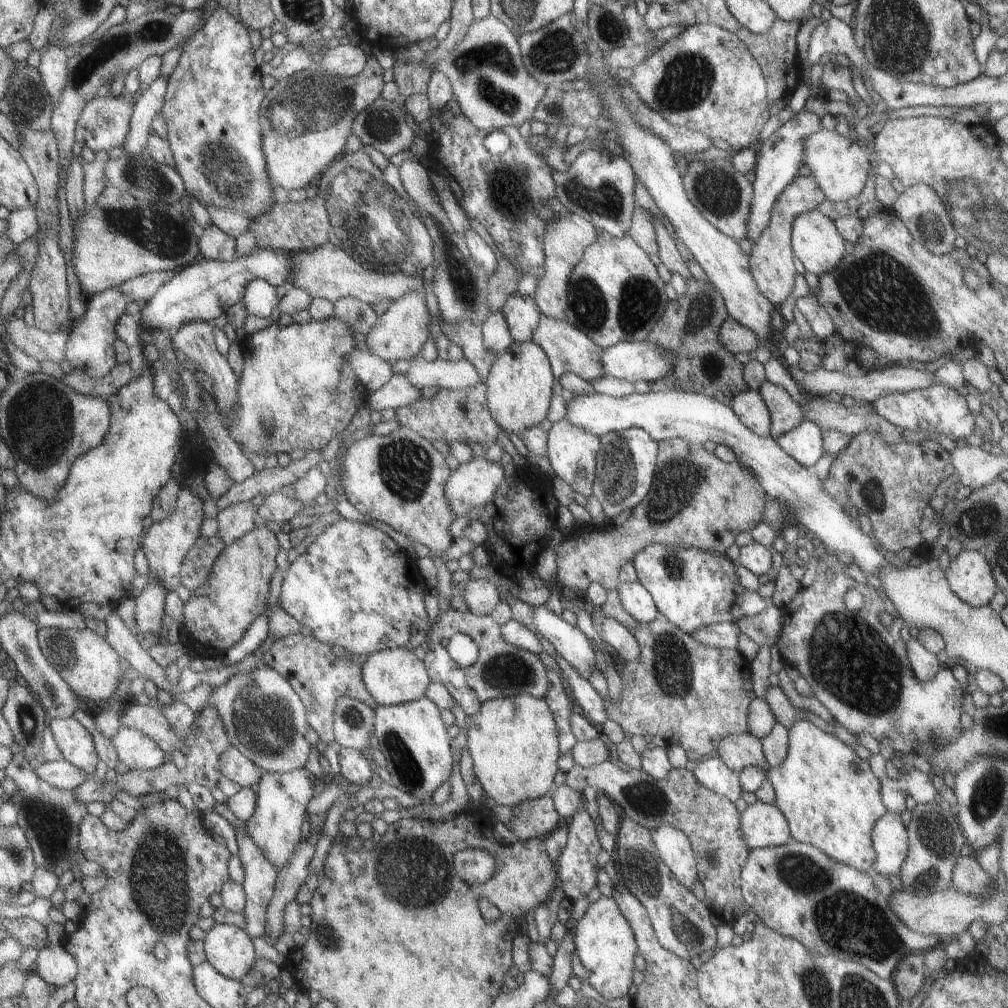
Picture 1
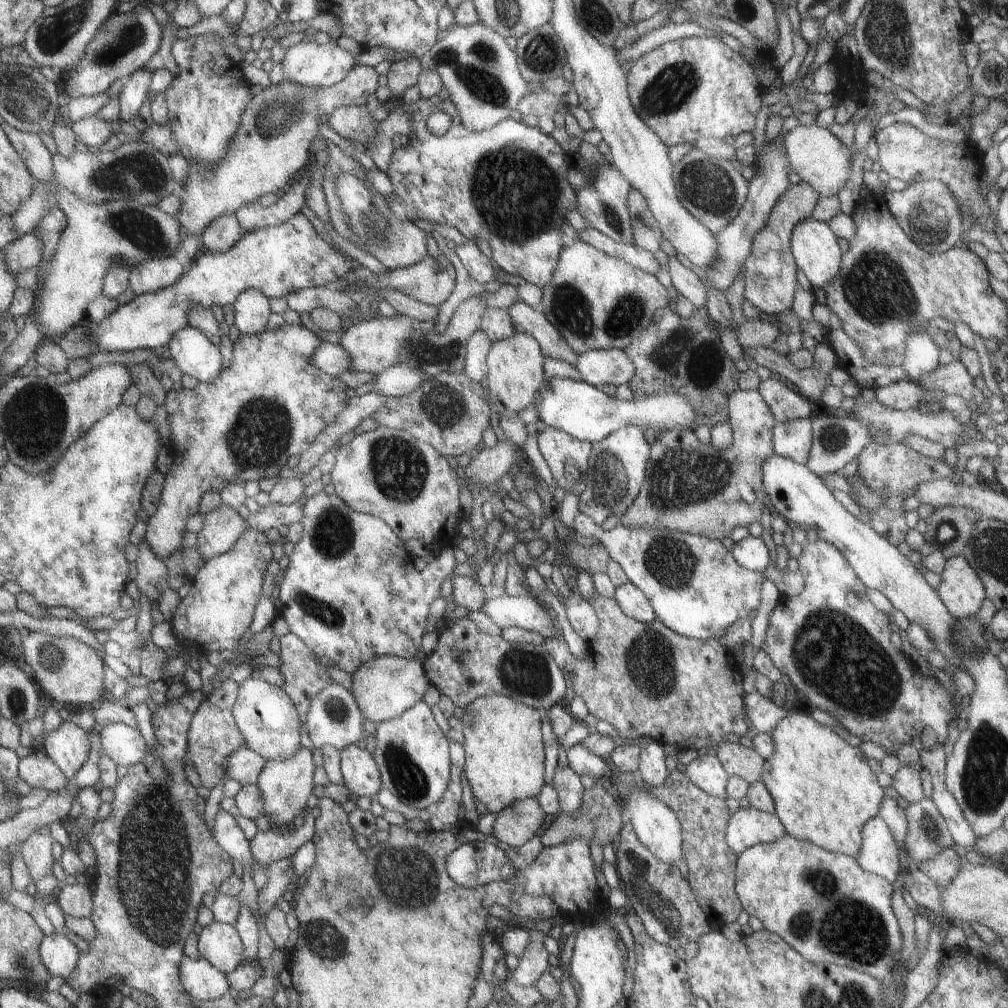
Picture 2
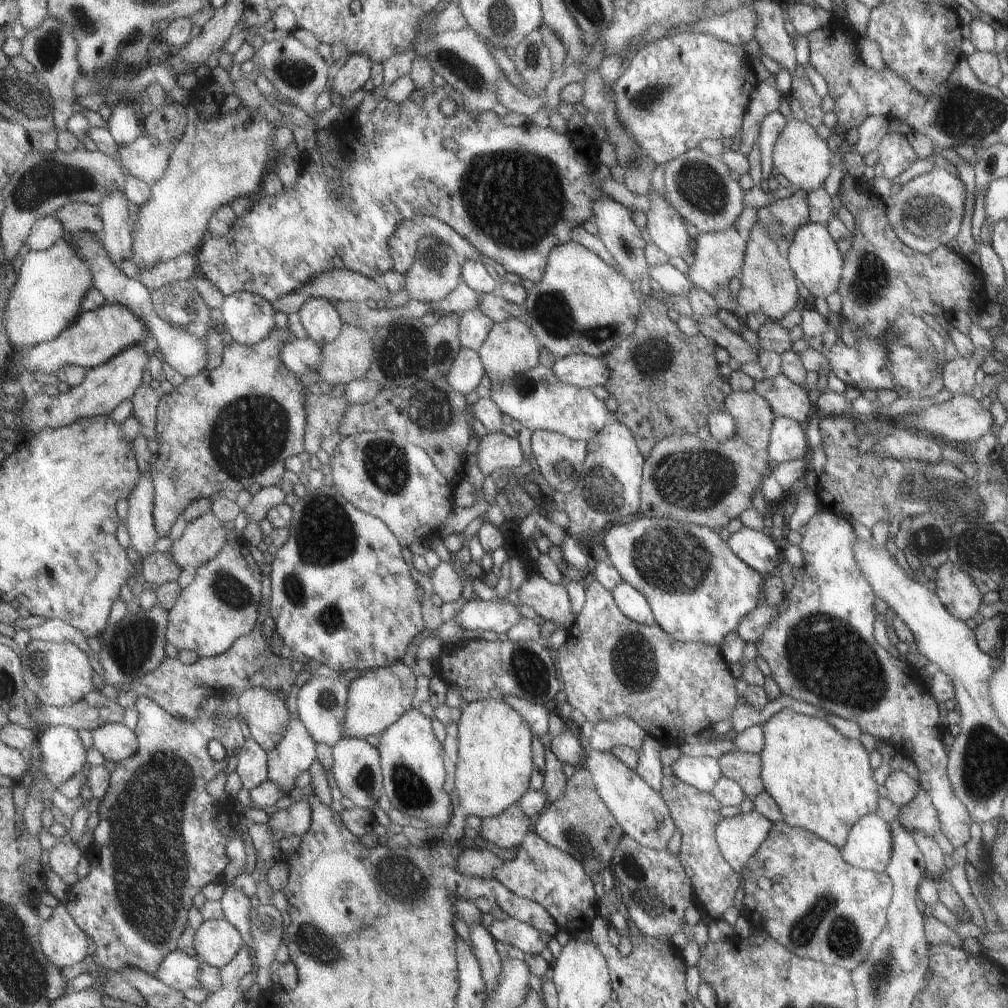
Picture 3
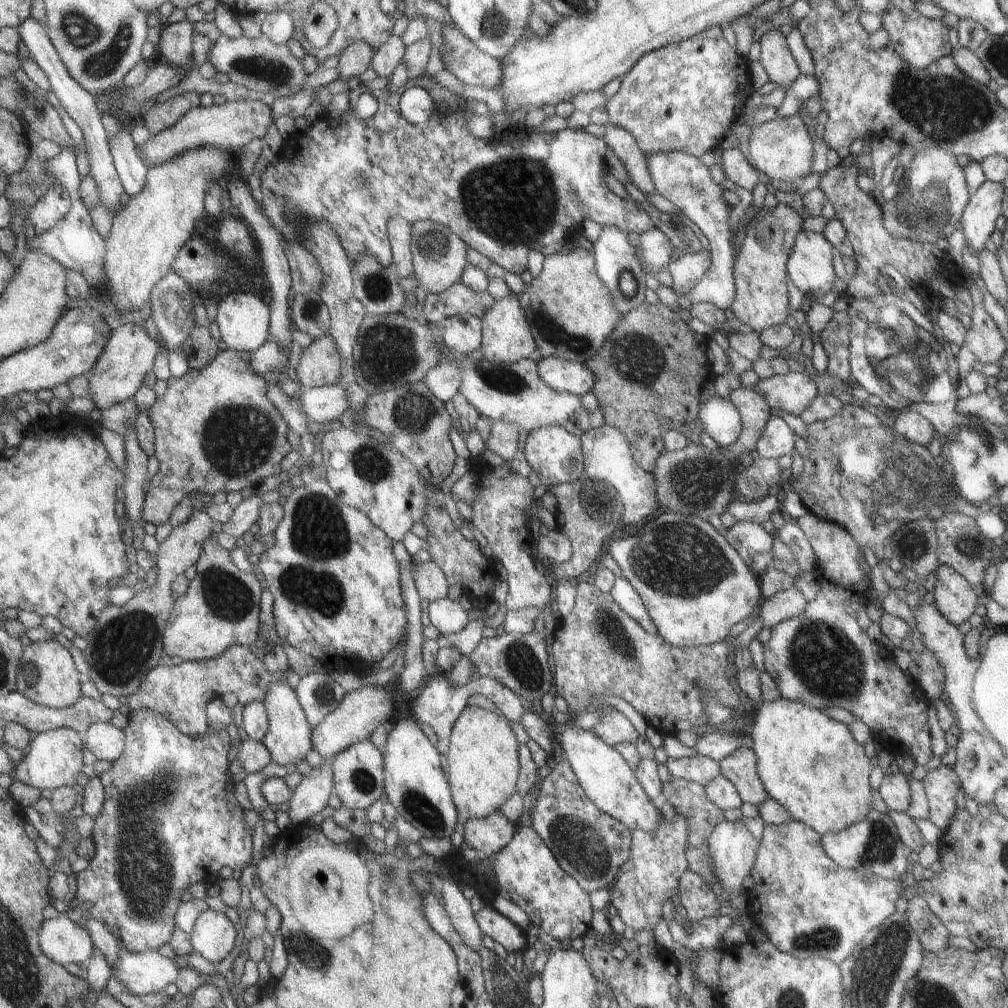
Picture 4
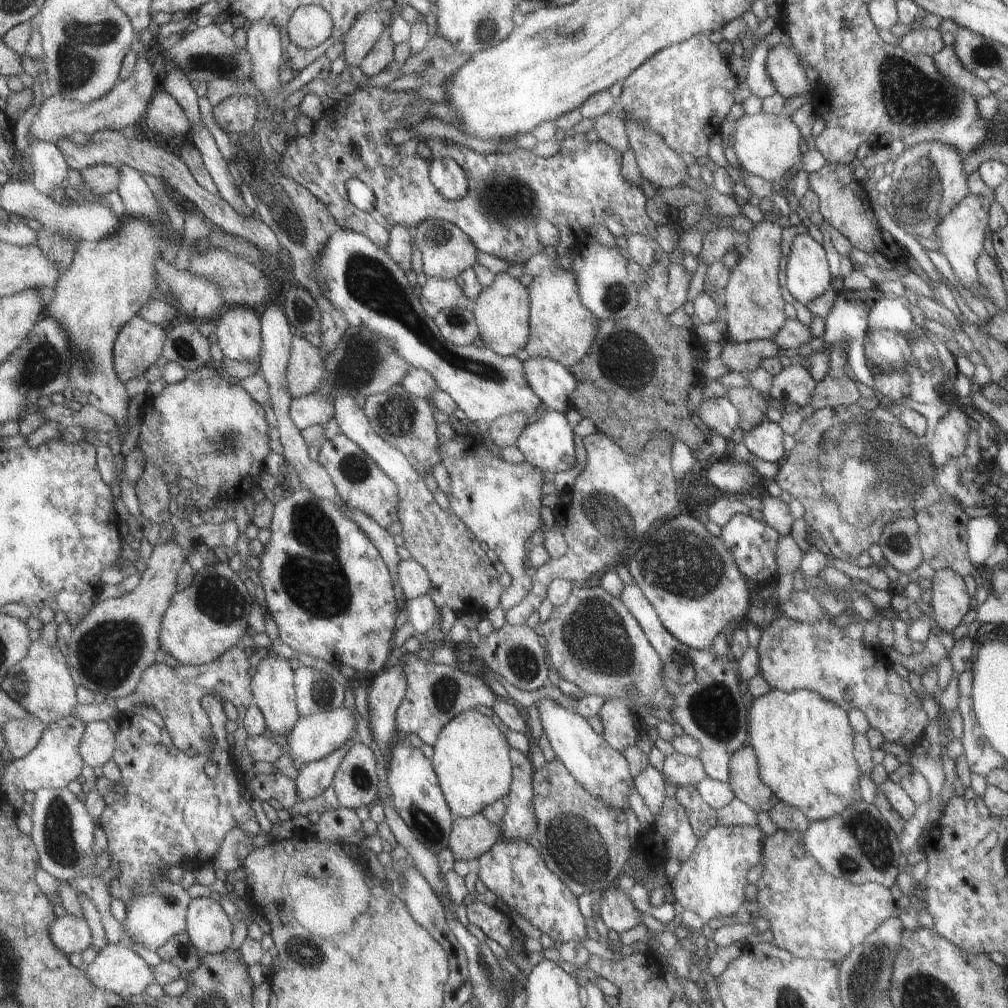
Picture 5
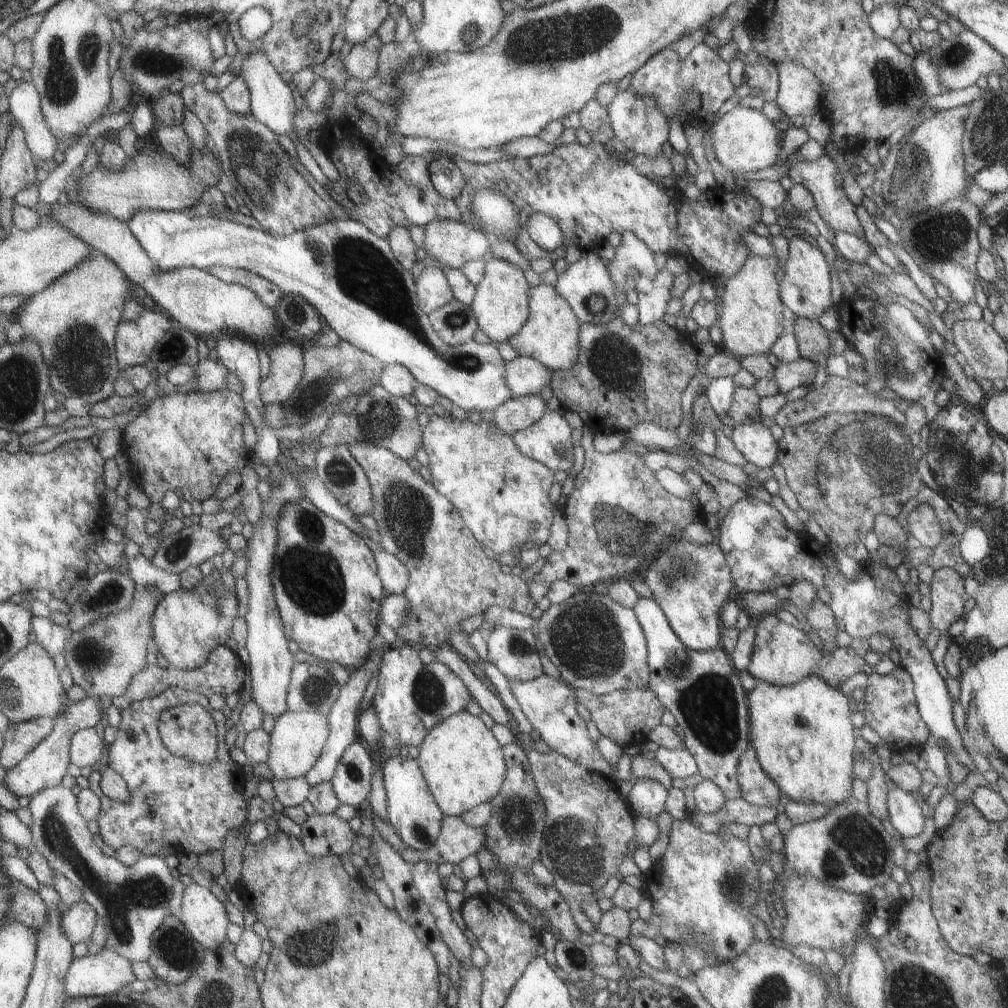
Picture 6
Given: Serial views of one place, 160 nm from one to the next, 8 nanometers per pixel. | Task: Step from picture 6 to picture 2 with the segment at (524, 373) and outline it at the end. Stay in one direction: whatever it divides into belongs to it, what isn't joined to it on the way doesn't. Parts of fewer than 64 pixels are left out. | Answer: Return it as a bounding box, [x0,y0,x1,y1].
[571,349,634,387]

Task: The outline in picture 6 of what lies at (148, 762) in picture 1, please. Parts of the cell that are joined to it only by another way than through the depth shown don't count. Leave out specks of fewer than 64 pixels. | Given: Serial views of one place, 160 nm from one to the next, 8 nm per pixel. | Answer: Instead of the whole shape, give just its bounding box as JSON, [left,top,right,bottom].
[70,727,105,768]

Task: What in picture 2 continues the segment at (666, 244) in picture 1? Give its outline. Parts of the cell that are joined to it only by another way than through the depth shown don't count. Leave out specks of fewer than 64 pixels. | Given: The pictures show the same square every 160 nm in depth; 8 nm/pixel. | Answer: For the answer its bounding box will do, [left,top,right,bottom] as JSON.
[661,255,706,307]

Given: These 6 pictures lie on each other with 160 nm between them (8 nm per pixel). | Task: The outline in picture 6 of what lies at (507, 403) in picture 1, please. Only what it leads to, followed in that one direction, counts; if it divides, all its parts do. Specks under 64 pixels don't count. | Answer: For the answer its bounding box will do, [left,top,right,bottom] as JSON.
[471,258,529,344]

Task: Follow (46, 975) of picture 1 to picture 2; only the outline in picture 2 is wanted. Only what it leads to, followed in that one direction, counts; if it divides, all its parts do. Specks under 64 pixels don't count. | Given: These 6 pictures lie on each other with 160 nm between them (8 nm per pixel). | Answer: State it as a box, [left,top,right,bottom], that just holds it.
[40,928,82,979]

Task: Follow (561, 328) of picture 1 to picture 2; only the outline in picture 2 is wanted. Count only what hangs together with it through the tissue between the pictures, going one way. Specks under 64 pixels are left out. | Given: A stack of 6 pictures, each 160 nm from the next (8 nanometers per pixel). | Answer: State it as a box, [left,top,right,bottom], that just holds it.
[508,301,578,365]

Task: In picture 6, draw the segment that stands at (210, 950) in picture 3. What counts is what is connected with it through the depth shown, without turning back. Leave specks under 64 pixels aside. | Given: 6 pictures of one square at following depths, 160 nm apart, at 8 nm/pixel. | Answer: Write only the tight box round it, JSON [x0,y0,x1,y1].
[179,882,230,950]

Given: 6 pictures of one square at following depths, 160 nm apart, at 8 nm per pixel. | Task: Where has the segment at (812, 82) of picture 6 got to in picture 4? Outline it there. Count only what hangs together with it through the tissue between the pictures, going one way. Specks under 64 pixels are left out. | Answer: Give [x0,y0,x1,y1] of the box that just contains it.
[759,29,799,88]

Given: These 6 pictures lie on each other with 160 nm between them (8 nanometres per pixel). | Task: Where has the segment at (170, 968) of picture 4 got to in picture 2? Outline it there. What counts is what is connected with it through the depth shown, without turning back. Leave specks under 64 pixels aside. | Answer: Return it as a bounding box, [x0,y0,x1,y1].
[180,955,233,1001]

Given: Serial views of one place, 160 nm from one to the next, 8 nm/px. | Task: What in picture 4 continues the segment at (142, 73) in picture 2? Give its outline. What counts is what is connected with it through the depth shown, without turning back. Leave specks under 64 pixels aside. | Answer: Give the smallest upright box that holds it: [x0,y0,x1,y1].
[110,122,150,197]

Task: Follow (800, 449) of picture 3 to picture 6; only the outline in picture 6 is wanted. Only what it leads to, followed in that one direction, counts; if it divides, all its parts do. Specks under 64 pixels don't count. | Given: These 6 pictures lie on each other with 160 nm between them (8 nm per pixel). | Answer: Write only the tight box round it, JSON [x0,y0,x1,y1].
[729,421,777,468]

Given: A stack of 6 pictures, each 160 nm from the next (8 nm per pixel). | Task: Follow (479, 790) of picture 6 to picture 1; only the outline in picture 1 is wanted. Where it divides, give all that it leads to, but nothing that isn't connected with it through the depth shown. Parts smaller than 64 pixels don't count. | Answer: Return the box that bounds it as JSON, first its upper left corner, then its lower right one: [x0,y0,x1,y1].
[466,693,558,808]

